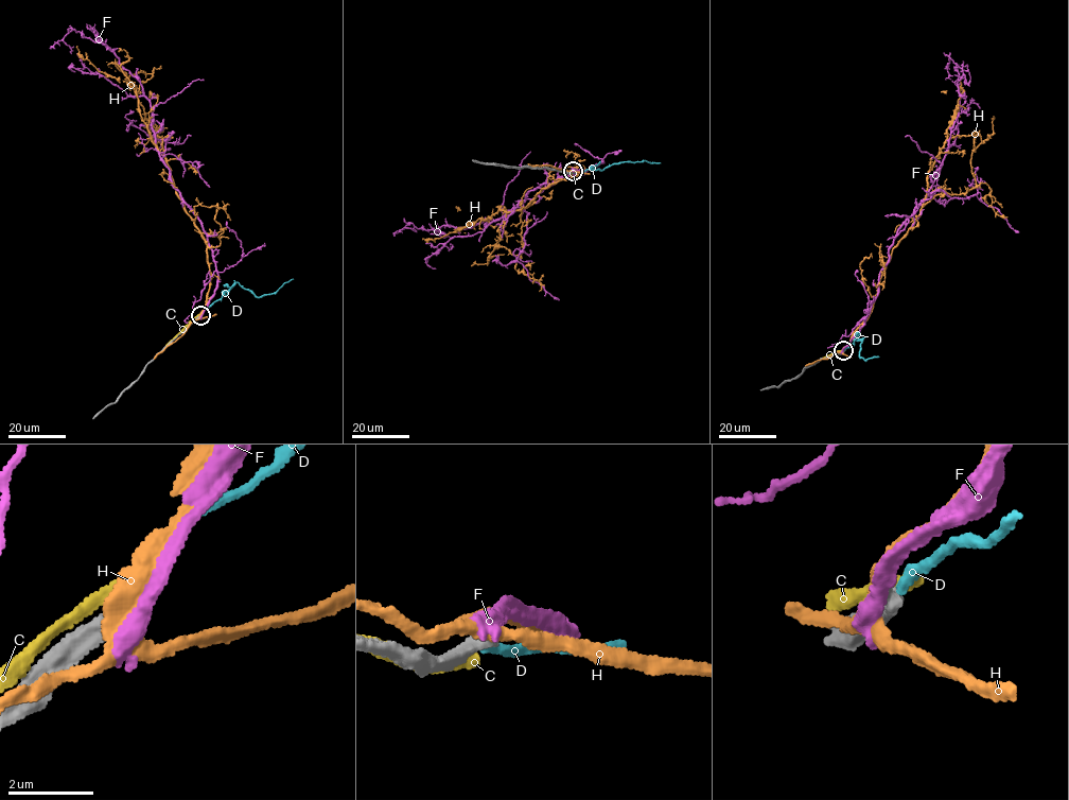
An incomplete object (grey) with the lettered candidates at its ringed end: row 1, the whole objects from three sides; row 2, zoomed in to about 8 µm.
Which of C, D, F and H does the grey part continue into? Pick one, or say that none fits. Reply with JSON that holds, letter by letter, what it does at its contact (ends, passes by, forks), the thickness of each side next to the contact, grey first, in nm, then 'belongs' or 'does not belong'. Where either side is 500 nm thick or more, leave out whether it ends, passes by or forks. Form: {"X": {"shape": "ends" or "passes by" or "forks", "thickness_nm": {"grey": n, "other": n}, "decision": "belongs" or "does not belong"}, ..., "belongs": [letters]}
{"C": {"shape": "passes by", "thickness_nm": {"grey": 400, "other": 280}, "decision": "does not belong"}, "D": {"shape": "ends", "thickness_nm": {"grey": 400, "other": 240}, "decision": "does not belong"}, "F": {"shape": "passes by", "thickness_nm": {"grey": 400, "other": 380}, "decision": "does not belong"}, "H": {"shape": "forks", "thickness_nm": {"grey": 420, "other": 280}, "decision": "does not belong"}, "belongs": []}

